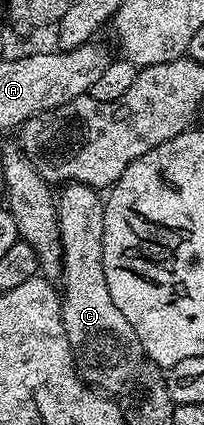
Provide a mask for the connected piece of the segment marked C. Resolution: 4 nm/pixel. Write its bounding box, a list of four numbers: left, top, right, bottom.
[56,183,143,395]

